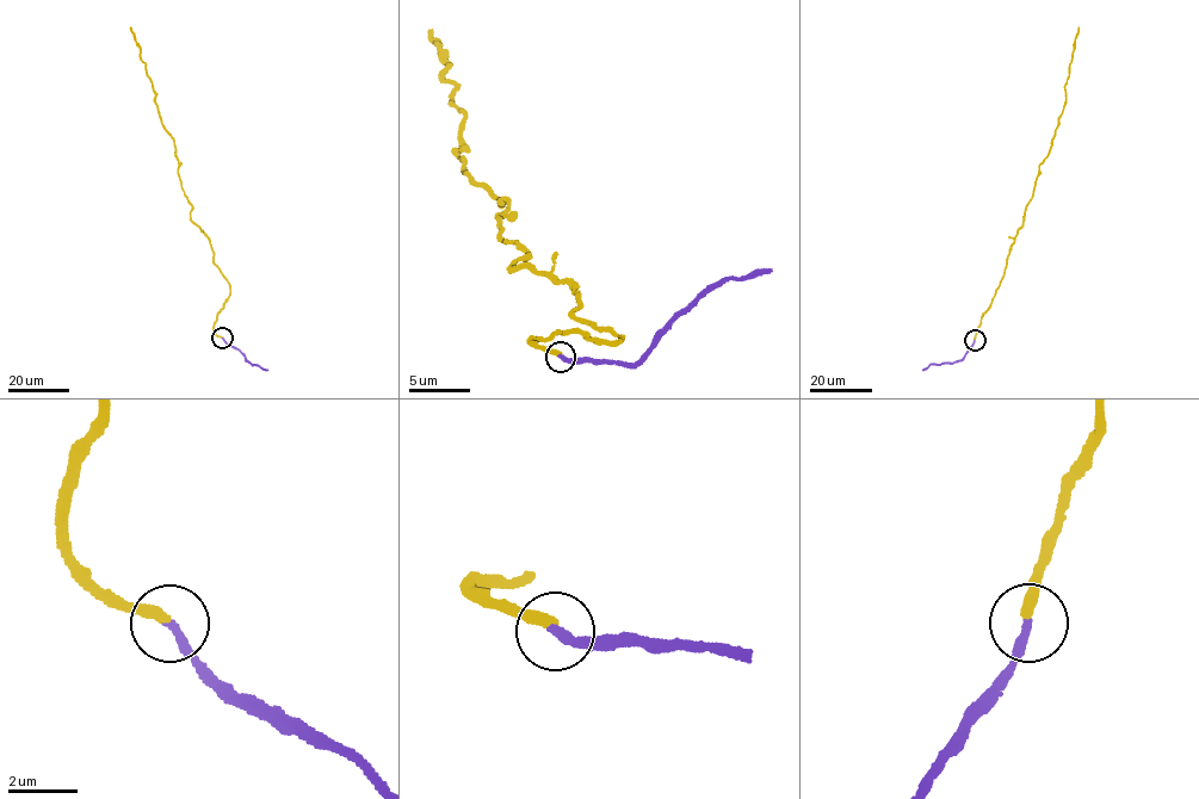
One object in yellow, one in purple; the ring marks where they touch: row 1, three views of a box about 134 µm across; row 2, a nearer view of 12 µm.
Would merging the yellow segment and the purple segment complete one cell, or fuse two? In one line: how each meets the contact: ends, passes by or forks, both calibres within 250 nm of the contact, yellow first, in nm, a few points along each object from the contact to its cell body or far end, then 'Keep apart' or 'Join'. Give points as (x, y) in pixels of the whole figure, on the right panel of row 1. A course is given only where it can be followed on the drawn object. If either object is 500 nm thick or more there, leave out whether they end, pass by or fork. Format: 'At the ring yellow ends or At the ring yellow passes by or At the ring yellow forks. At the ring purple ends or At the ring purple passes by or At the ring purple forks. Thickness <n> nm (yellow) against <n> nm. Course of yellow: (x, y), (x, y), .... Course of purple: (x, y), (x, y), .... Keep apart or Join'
At the ring yellow ends. At the ring purple ends. Thickness 320 nm (yellow) against 280 nm. Course of yellow: (975, 340), (982, 316), (1005, 272), (1039, 167), (1050, 148), (1064, 107), (1079, 28). Course of purple: (975, 340), (962, 359), (922, 370). Join

